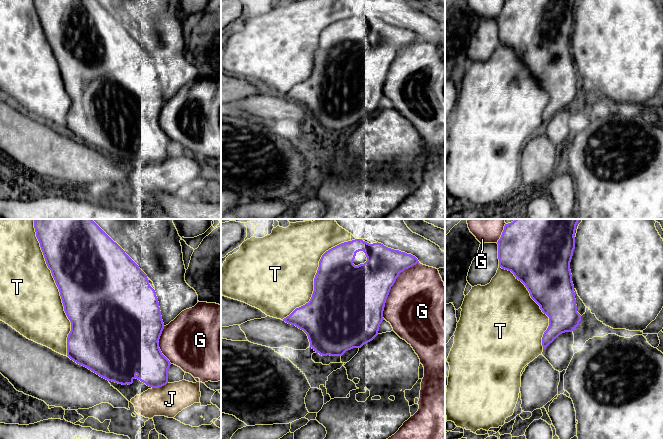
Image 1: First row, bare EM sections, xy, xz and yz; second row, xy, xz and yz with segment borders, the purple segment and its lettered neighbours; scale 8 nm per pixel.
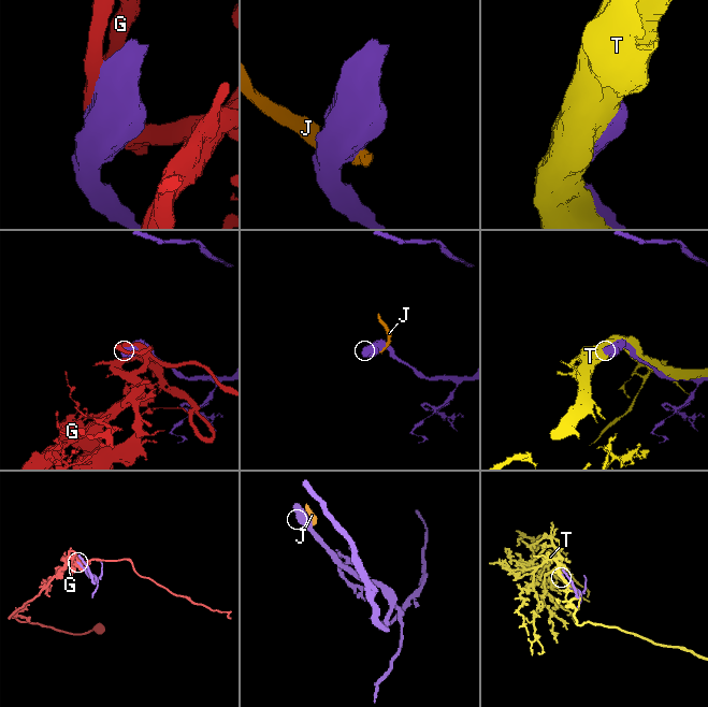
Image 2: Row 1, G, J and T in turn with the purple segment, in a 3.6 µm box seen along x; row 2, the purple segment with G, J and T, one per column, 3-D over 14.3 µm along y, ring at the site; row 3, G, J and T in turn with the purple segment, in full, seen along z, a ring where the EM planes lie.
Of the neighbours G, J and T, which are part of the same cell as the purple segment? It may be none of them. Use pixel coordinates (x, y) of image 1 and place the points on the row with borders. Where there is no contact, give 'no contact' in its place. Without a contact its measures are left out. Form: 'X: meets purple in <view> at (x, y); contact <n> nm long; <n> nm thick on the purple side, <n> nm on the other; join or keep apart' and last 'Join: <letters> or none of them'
G: meets purple in xz at (392, 285); contact 550 nm long; 420 nm thick on the purple side, 500 nm on the other; keep apart
J: meets purple in xy at (159, 386); contact 140 nm long; 280 nm thick on the purple side, 260 nm on the other; keep apart
T: meets purple in xy at (57, 286); contact 1150 nm long; 500 nm thick on the purple side, 480 nm on the other; join
Join: T

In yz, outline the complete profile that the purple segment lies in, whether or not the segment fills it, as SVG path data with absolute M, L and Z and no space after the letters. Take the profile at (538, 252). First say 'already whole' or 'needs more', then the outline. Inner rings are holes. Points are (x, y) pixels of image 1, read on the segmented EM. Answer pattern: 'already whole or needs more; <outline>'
needs more; M515 219L513 222L505 224L502 235L497 242L499 268L496 275L489 284L472 287L470 292L465 296L461 306L461 317L454 333L454 344L447 358L450 366L447 392L445 393L445 414L447 421L452 421L457 427L465 428L473 433L476 433L480 429L488 431L490 428L503 426L505 420L514 413L519 398L523 368L541 355L543 350L560 334L572 332L579 325L581 315L577 312L574 285L570 270L570 262L575 249L574 235L578 221L579 219Z

